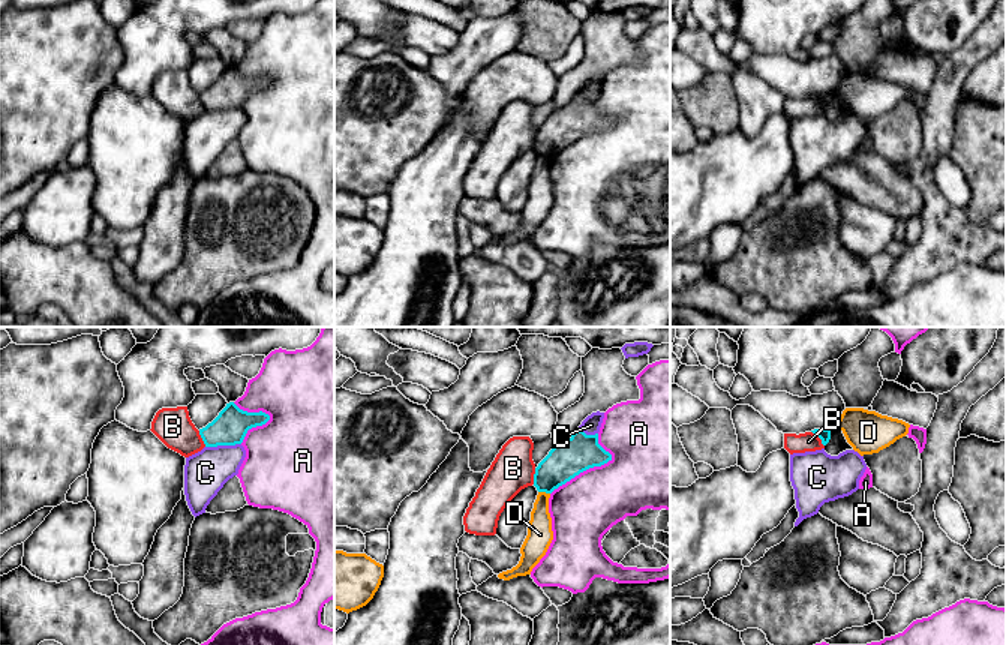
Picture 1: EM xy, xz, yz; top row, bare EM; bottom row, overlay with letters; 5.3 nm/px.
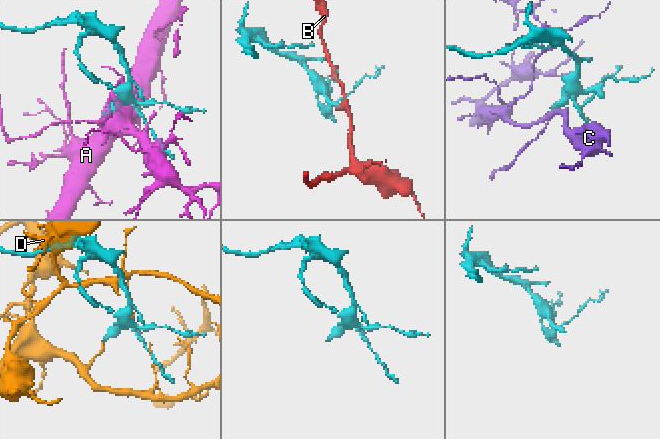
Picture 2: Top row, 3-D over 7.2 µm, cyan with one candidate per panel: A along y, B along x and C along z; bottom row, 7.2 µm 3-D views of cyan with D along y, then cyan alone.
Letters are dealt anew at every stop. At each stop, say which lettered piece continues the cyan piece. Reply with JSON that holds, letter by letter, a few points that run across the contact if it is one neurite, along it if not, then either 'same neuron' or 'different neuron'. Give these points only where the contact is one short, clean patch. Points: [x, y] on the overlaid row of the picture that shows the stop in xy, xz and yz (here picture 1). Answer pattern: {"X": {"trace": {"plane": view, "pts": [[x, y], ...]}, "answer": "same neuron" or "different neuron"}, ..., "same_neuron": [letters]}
{"A": {"answer": "different neuron"}, "B": {"trace": {"plane": "xy", "pts": [[198, 431], [206, 446]]}, "answer": "different neuron"}, "C": {"trace": {"plane": "xy", "pts": [[240, 443], [206, 447]]}, "answer": "different neuron"}, "D": {"answer": "different neuron"}, "same_neuron": []}

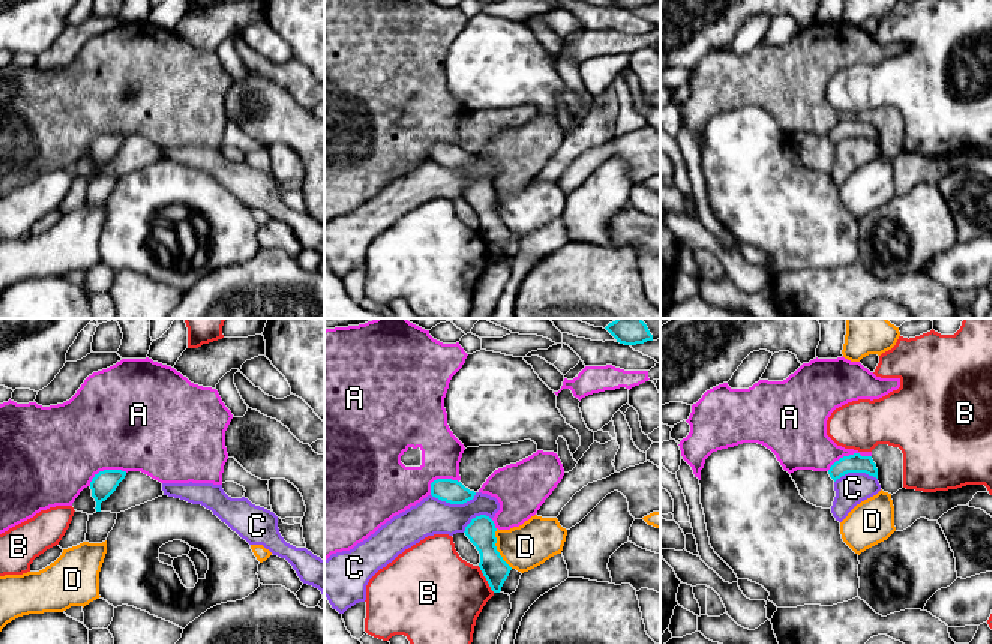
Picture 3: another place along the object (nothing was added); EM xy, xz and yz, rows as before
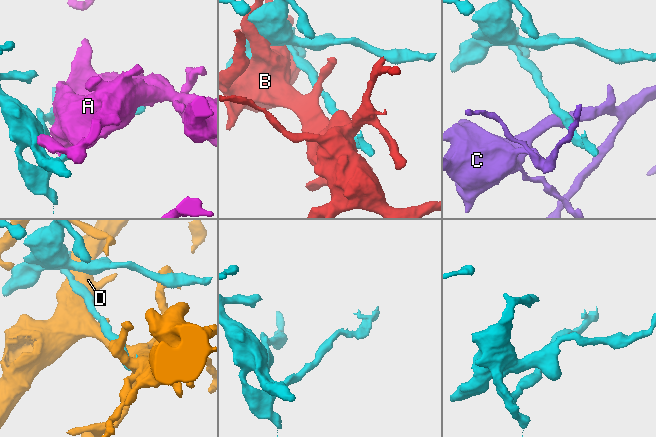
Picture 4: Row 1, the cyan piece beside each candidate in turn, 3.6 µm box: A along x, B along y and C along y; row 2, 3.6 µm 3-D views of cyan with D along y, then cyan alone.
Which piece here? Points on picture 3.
{"A": {"answer": "different neuron"}, "B": {"answer": "different neuron"}, "C": {"trace": {"plane": "xz", "pts": [[476, 493], [462, 503], [446, 503], [431, 494]]}, "answer": "different neuron"}, "D": {"answer": "different neuron"}, "same_neuron": []}

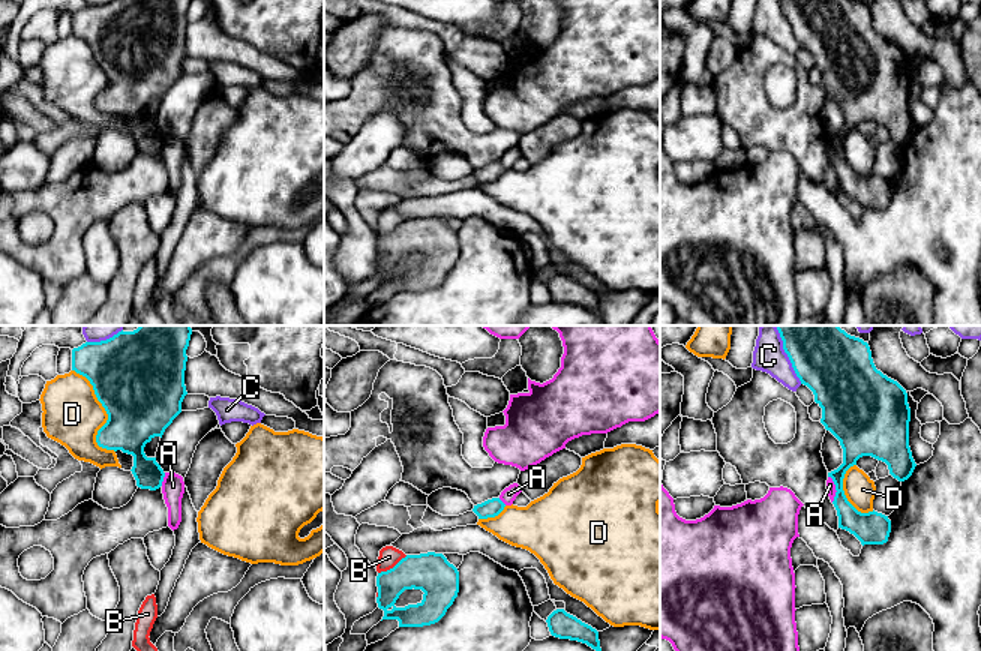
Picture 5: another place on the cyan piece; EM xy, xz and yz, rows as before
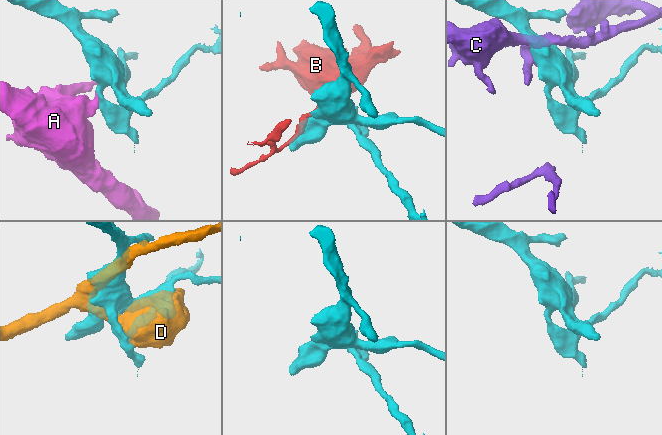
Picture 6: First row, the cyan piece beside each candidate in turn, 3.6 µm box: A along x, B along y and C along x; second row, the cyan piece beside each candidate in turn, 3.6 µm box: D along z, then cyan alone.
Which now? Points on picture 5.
{"A": {"trace": {"plane": "yz", "pts": [[828, 476], [836, 491], [833, 501]]}, "answer": "different neuron"}, "B": {"trace": {"plane": "xz", "pts": [[407, 555], [378, 573]]}, "answer": "different neuron"}, "C": {"answer": "different neuron"}, "D": {"answer": "different neuron"}, "same_neuron": []}

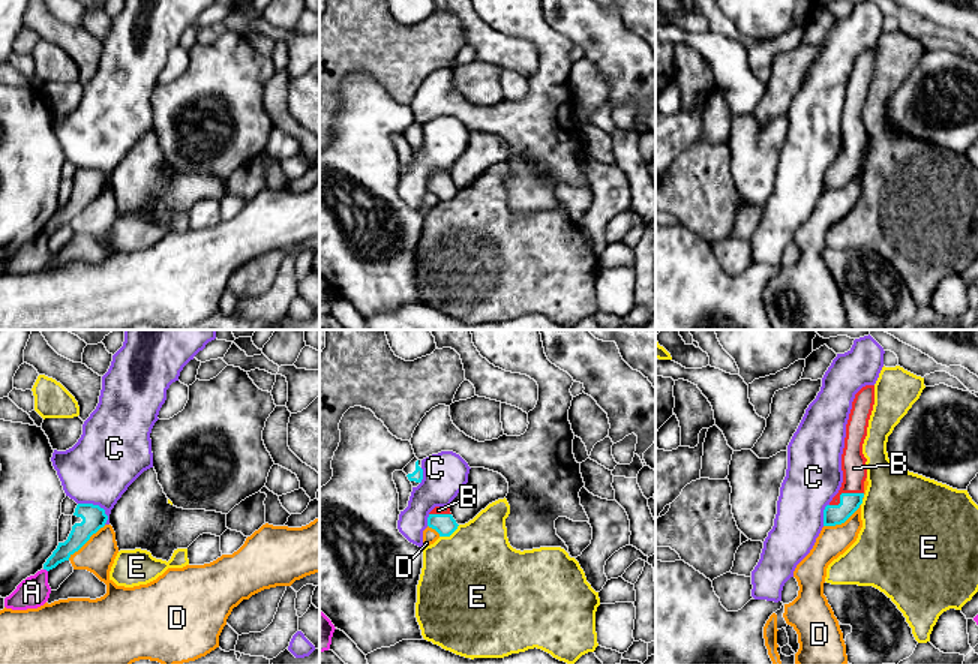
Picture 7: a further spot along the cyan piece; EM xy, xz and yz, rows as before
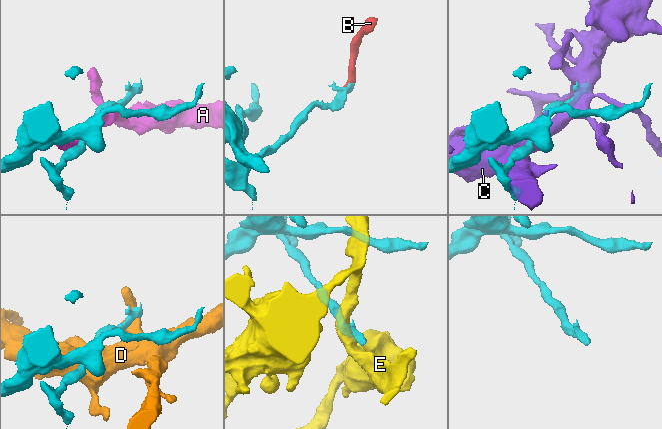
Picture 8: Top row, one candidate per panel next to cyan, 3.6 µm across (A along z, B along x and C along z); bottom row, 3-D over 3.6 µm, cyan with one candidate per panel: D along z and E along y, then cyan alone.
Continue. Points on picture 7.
{"A": {"answer": "different neuron"}, "B": {"trace": {"plane": "yz", "pts": [[849, 502], [843, 493], [852, 484], [854, 468]]}, "answer": "same neuron"}, "C": {"answer": "different neuron"}, "D": {"answer": "different neuron"}, "E": {"trace": {"plane": "xz", "pts": [[459, 525], [449, 535], [440, 537]]}, "answer": "different neuron"}, "same_neuron": ["B"]}

